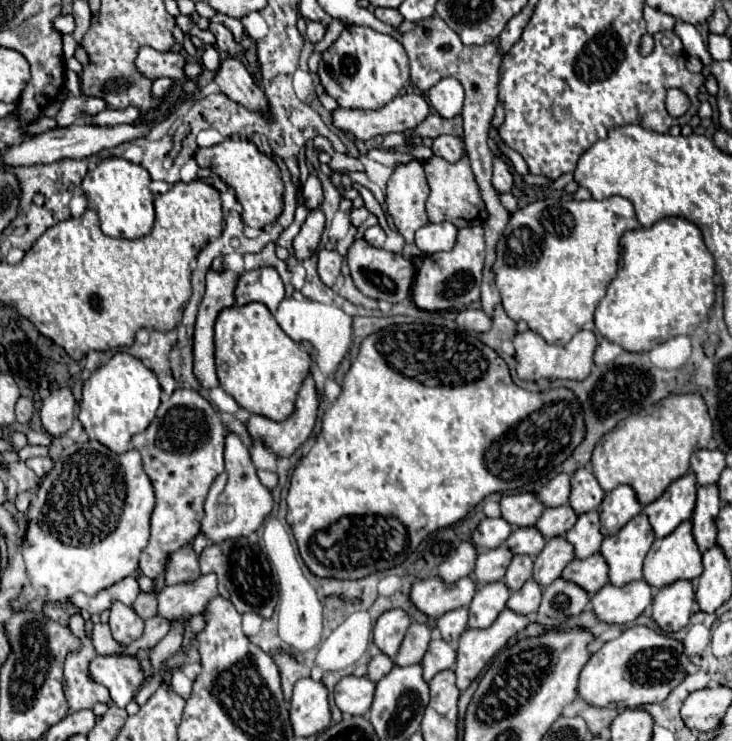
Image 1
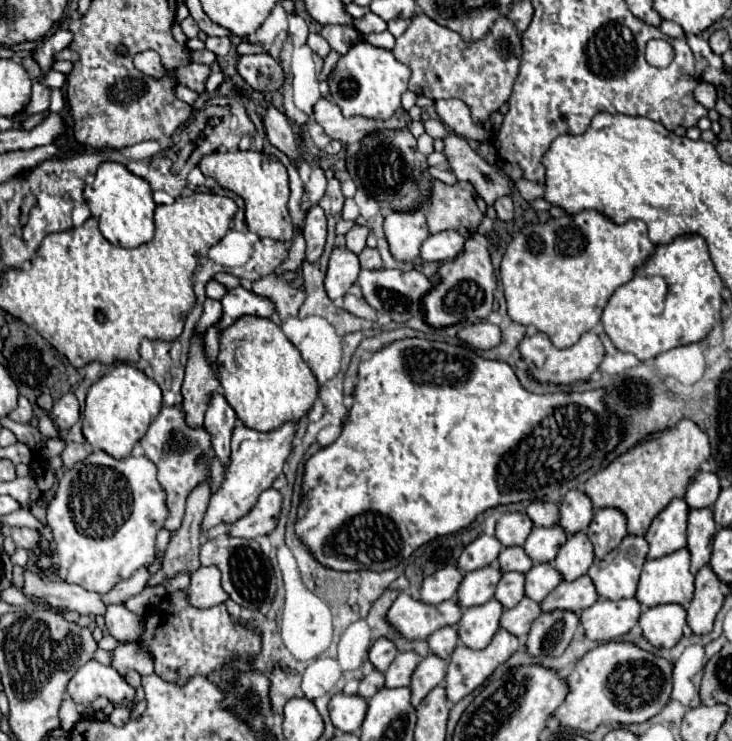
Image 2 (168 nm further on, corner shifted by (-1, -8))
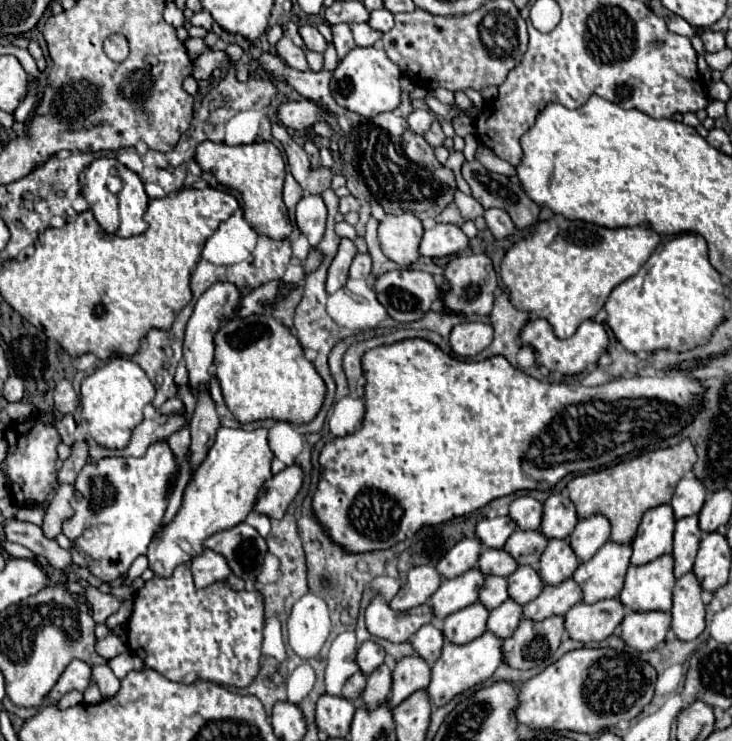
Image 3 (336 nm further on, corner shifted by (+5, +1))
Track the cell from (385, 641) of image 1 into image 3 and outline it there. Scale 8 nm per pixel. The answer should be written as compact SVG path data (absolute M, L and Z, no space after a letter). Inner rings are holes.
M365 641L357 651L357 665L363 675L371 675L385 659L385 649L373 641Z

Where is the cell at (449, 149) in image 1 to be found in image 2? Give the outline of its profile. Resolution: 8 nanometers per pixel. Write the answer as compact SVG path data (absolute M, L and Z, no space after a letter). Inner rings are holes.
M449 134L443 138L445 144L445 158L451 166L451 172L457 180L467 180L475 186L477 194L487 202L493 204L499 196L511 194L507 178L497 170L491 168L467 142L457 134Z

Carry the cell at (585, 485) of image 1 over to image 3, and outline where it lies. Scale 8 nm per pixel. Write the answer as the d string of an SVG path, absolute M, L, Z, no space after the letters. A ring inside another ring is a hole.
M553 493L543 505L541 533L547 539L567 539L577 525L575 505L561 493Z

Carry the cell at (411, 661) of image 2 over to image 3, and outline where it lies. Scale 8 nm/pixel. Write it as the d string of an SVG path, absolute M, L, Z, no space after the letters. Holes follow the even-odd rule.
M381 665L367 677L367 687L361 693L359 703L365 705L367 709L375 709L389 697L389 691L391 691L391 669L387 665Z

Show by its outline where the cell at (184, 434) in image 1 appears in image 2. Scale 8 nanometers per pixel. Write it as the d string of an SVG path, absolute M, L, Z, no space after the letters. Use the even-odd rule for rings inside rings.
M165 406L159 416L149 426L147 434L141 438L141 448L145 456L157 466L157 480L167 494L167 510L169 516L163 524L165 530L175 534L179 530L179 522L183 522L183 506L187 502L187 494L203 482L203 478L211 478L209 472L209 450L211 450L211 436L203 426L187 426L185 414L181 406ZM199 454L207 454L207 462L199 462Z

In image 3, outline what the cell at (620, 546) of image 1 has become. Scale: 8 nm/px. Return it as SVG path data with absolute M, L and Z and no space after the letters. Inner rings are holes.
M605 543L593 559L581 563L573 573L573 581L583 591L585 603L597 603L603 599L619 597L625 571L629 567L631 547L619 543Z

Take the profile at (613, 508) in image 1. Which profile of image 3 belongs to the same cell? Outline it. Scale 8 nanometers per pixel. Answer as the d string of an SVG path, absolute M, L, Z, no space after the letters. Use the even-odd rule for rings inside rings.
M593 515L589 519L581 519L575 525L569 545L579 561L589 561L589 557L593 557L593 553L597 553L597 549L609 541L609 533L609 521L603 515Z

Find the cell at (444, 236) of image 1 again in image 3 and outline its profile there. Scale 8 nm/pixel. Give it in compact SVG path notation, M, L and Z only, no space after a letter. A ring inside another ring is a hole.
M437 223L433 229L427 229L419 253L423 257L447 257L459 251L465 251L469 245L469 237L457 225Z

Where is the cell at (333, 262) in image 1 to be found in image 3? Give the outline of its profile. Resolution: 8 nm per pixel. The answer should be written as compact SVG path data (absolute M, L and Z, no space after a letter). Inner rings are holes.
M341 239L339 243L339 251L329 267L329 275L327 275L327 293L335 293L337 289L341 289L349 277L349 267L353 257L357 255L357 247L353 245L351 239Z

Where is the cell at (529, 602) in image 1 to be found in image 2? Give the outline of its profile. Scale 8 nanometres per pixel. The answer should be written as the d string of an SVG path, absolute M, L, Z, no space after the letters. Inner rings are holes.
M525 596L515 608L503 612L501 628L509 630L515 636L525 636L539 614L541 614L541 606L537 602L531 602L531 598Z

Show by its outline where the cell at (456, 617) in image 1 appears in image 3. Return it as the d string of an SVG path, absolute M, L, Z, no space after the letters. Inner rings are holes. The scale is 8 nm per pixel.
M431 623L423 625L411 639L411 645L417 651L417 655L423 657L429 665L433 665L433 661L437 661L437 657L441 655L443 643L445 643L443 633Z

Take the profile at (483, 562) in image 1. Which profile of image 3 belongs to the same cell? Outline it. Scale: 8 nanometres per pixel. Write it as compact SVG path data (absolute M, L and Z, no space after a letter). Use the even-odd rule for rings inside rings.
M471 569L455 579L445 579L431 597L431 609L435 613L433 617L445 619L455 611L473 605L479 597L479 589L483 581L485 577L479 569Z

